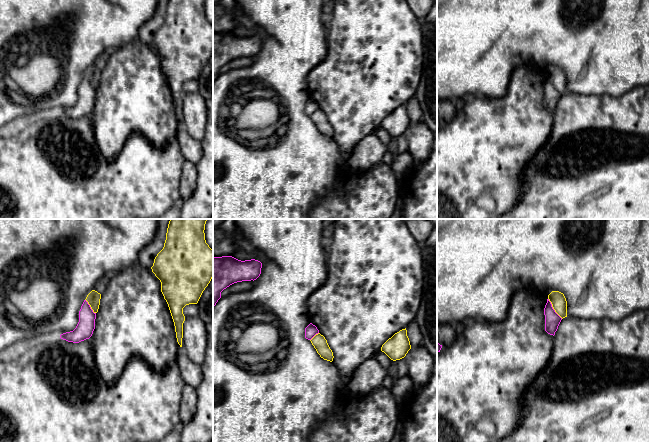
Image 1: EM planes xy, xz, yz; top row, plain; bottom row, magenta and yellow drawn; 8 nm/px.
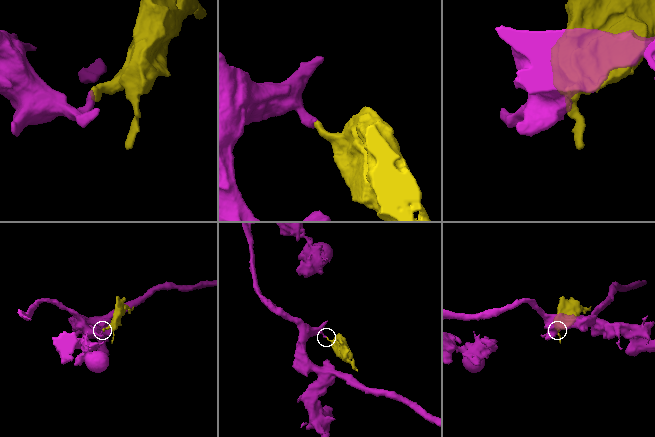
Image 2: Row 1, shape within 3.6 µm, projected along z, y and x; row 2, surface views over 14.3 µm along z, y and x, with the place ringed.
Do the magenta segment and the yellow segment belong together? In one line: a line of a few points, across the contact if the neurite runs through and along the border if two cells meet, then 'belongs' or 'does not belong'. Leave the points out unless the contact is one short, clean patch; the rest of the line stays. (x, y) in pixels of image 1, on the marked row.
line yz (548, 298), (552, 308), (562, 318); does not belong

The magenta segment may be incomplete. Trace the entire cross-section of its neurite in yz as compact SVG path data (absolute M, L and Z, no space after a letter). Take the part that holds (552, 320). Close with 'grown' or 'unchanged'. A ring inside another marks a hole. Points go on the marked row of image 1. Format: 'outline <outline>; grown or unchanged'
outline M547 299L547 303L544 308L544 315L545 315L545 331L548 334L554 336L562 318L555 312L549 299Z; unchanged

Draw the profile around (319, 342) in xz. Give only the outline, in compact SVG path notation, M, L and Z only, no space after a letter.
M318 333L310 341L321 358L330 362L333 361L333 352L323 335Z

